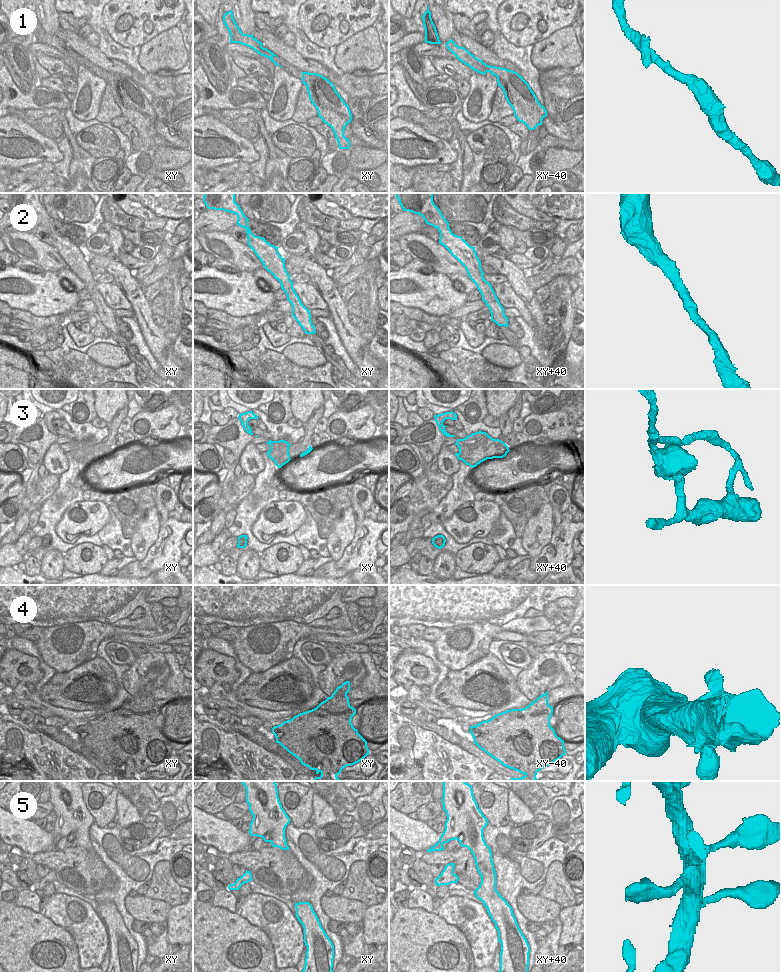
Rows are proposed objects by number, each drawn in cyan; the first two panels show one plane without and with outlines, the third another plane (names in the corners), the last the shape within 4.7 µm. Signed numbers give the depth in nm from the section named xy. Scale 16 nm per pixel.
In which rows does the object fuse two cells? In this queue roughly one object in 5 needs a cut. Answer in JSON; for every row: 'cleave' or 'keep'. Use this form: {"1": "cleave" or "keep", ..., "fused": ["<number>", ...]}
{"1": "keep", "2": "keep", "3": "cleave", "4": "keep", "5": "keep", "fused": ["3"]}

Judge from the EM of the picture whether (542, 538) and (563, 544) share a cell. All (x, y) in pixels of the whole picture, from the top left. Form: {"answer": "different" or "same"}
{"answer": "different"}

